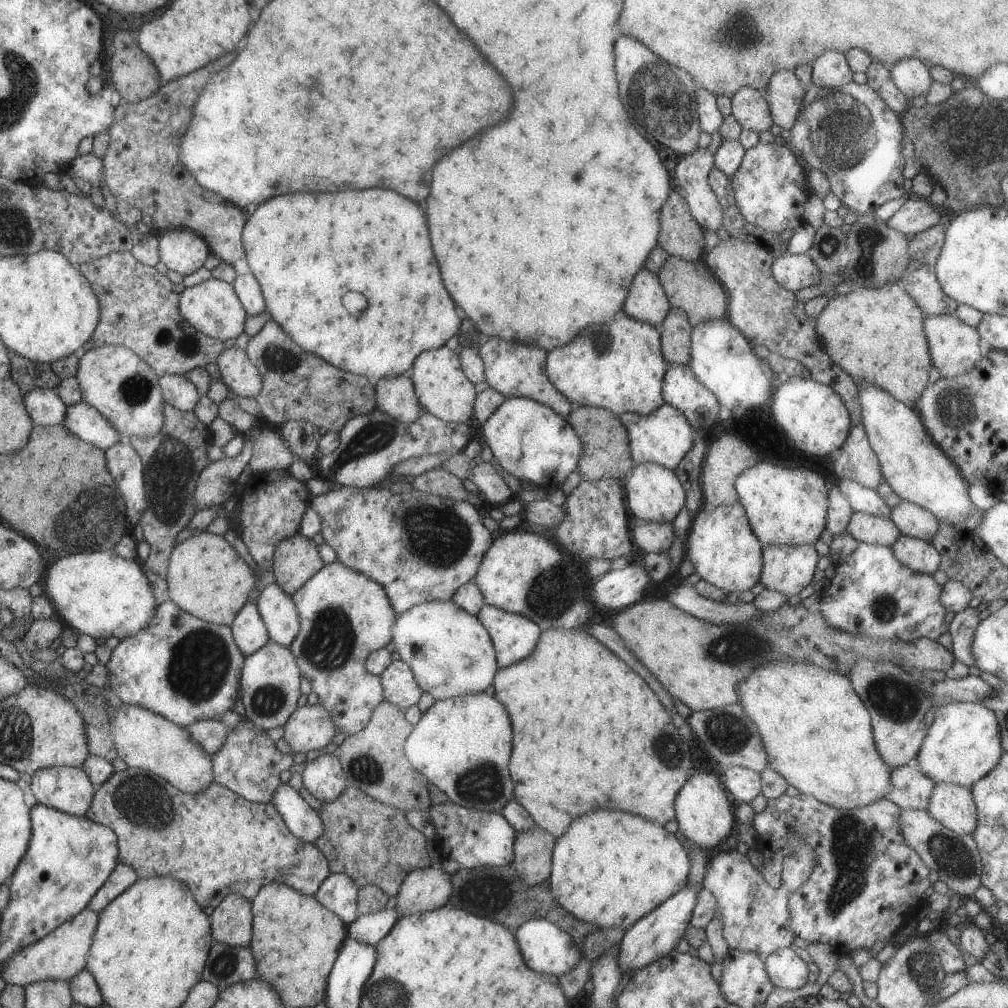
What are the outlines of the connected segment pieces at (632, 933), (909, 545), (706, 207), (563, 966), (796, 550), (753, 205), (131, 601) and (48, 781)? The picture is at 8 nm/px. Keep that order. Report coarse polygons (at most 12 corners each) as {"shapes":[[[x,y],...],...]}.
{"shapes":[[[687,885],[625,932],[622,972],[668,956],[686,939],[699,890]],[[901,534],[891,549],[914,572],[932,575],[941,556],[932,543]],[[696,149],[678,162],[678,182],[702,227],[723,226],[709,183],[715,158]],[[546,919],[512,931],[525,963],[568,974],[584,959],[575,940]],[[763,545],[761,581],[790,597],[812,584],[814,545]],[[760,141],[731,178],[741,215],[780,234],[805,223],[805,168]],[[83,550],[44,594],[79,634],[122,640],[157,607],[141,561]],[[82,767],[32,775],[40,805],[84,817],[97,789]]]}

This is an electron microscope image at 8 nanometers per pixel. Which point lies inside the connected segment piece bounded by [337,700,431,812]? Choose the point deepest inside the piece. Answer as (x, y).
(373, 760)

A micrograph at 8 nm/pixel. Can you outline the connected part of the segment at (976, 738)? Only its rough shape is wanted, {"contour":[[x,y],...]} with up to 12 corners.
{"contour":[[982,703],[934,709],[916,760],[967,789],[1004,752]]}

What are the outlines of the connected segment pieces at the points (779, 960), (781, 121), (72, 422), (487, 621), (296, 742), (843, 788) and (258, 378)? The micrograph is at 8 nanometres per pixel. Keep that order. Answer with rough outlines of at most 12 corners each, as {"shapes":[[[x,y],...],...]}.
{"shapes":[[[791,947],[764,960],[775,986],[808,984],[808,965]],[[782,69],[764,92],[773,121],[791,130],[807,87]],[[90,404],[67,406],[63,425],[105,451],[122,440]],[[485,604],[477,617],[499,667],[529,657],[542,636],[533,620]],[[322,705],[294,709],[283,729],[293,752],[332,743],[337,728]],[[772,661],[738,684],[769,766],[836,809],[892,788],[849,675]],[[245,349],[217,358],[221,380],[234,396],[258,398],[263,380]]]}

